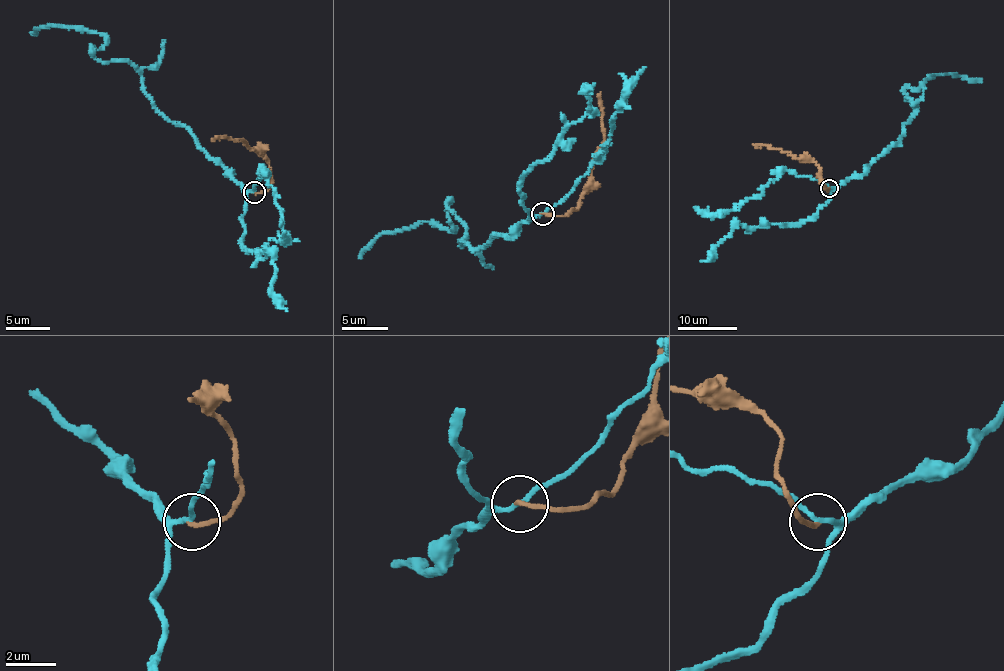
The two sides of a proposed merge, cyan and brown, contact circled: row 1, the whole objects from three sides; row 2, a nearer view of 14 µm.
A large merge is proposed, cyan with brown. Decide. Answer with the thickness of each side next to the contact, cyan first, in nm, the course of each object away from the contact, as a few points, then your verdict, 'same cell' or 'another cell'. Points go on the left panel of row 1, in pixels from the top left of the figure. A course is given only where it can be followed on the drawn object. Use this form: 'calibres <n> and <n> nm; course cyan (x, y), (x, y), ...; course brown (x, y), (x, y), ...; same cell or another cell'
calibres 160 and 180 nm; course cyan (254, 192), (173, 124), (127, 61), (100, 61), (92, 46), (101, 49), (104, 36), (58, 27), (33, 34); course brown (254, 192), (269, 186), (266, 158), (247, 148), (244, 140), (212, 139); another cell

